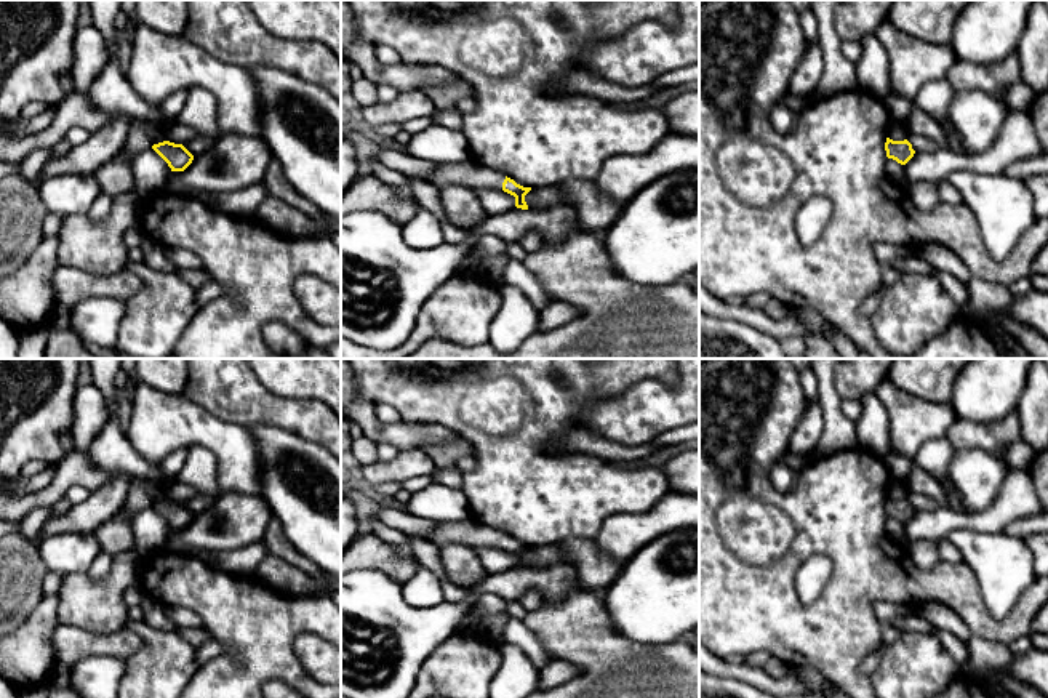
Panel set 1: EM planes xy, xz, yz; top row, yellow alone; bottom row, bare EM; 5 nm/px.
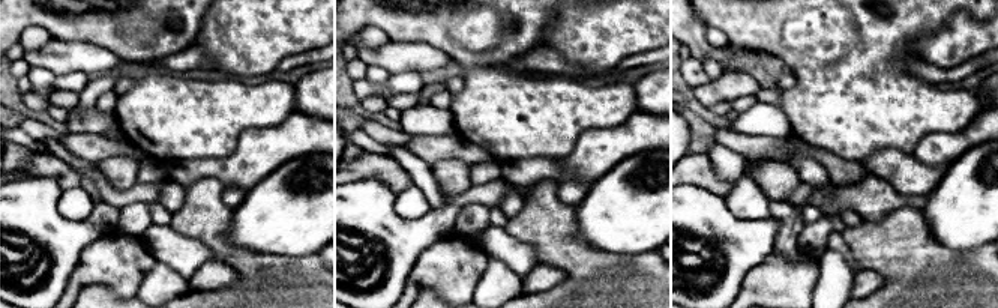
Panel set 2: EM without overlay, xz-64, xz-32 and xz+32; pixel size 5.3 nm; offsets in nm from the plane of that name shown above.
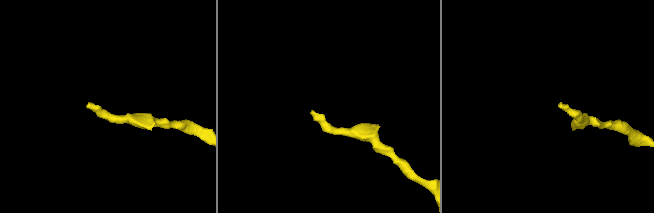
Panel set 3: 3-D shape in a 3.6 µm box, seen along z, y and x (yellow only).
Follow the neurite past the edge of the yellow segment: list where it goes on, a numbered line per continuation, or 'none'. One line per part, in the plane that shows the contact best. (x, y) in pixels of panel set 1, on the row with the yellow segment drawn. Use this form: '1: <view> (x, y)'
1: xz (468, 173)

